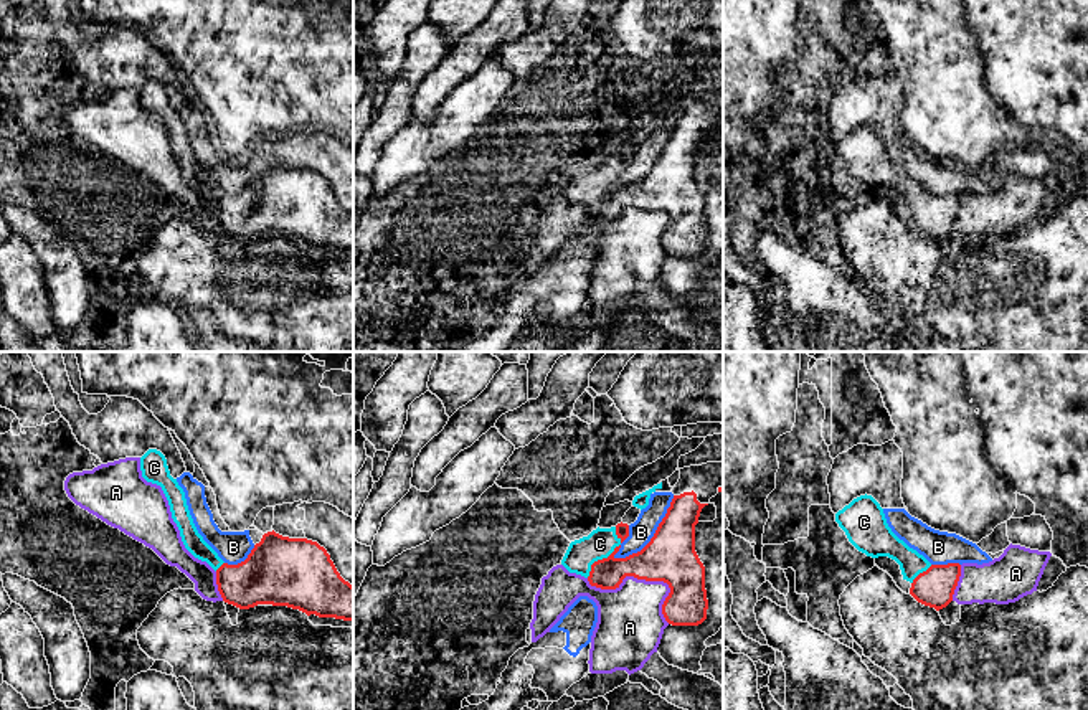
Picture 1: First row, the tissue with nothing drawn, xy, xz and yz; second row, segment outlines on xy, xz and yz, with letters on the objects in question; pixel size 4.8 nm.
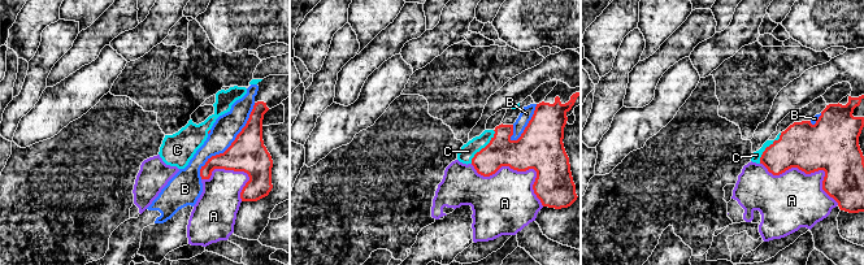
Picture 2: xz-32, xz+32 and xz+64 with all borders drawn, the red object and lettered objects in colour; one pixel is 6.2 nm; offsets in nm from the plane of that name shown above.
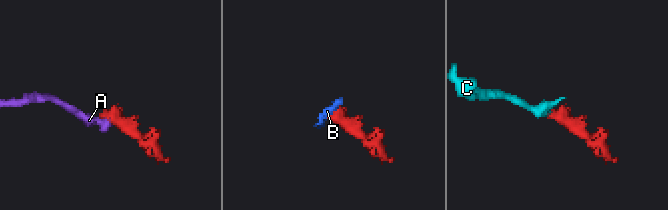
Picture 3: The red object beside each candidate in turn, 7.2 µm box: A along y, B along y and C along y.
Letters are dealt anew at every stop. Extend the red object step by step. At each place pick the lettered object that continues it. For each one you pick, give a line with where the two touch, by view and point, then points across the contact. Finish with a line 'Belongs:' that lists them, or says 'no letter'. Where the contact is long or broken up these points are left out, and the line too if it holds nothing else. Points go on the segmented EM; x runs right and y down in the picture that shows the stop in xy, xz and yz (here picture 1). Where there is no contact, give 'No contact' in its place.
C: Touches red at xz (610, 555). Path across: xz (661, 560), (616, 563), (610, 555), (600, 544)
Belongs: C

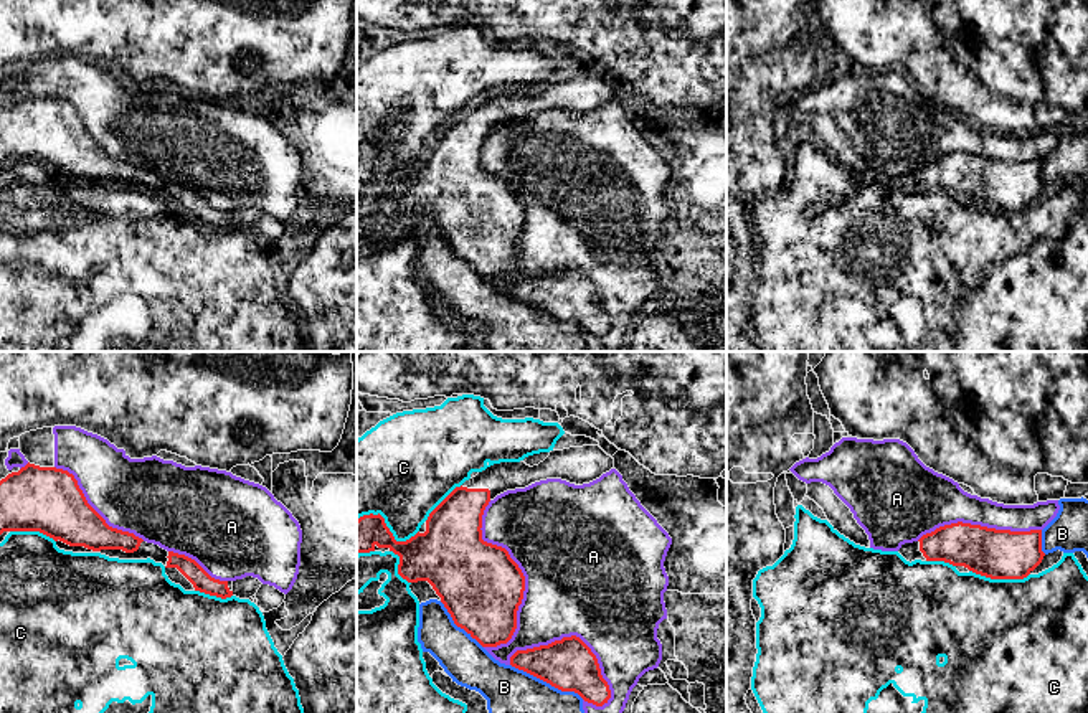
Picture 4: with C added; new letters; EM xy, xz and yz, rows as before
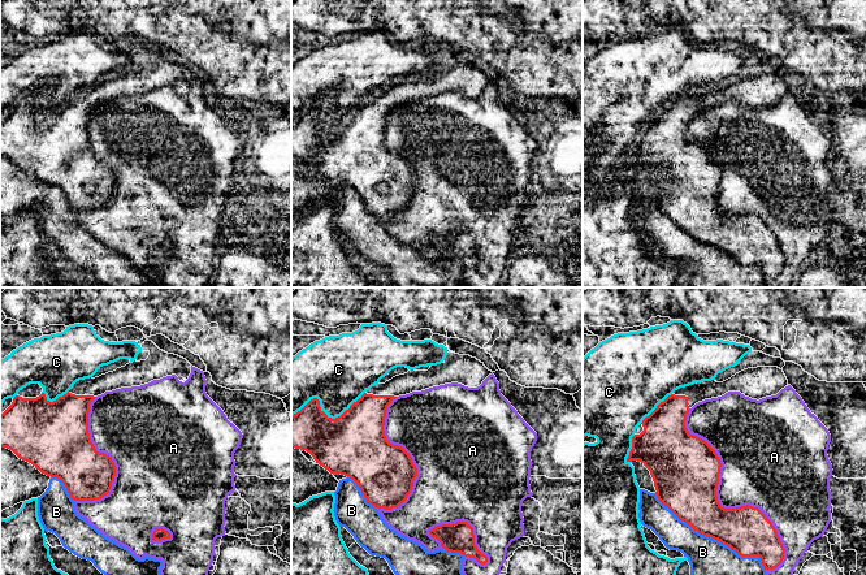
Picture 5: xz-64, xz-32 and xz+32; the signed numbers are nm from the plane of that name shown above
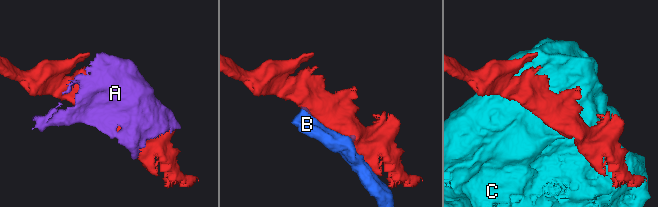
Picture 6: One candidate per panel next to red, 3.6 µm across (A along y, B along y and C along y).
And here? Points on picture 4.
Belongs: no letter

